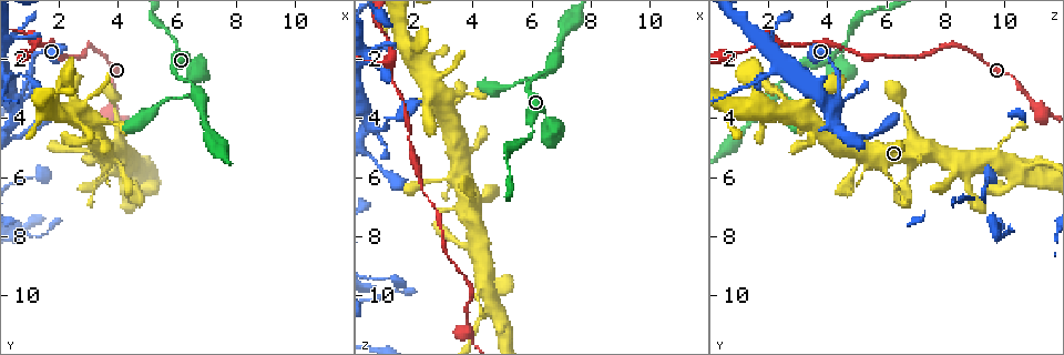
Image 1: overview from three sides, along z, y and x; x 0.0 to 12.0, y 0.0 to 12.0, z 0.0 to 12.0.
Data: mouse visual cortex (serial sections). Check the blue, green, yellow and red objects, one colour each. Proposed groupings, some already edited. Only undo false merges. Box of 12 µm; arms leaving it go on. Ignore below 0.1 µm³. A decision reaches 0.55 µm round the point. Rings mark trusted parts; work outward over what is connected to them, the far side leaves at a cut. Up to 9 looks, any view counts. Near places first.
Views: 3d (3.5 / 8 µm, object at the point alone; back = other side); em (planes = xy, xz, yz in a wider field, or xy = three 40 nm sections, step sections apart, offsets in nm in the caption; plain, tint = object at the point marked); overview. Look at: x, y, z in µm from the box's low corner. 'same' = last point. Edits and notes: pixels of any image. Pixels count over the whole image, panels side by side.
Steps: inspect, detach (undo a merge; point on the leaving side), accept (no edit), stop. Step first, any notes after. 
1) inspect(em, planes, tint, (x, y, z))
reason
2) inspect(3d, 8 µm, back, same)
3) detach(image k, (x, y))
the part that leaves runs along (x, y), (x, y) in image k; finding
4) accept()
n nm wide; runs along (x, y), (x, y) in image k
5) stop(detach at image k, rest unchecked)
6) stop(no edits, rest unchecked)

inspect(3d, 3.5 µm, (6.6, 3.0, 2.3))
abrupt turn

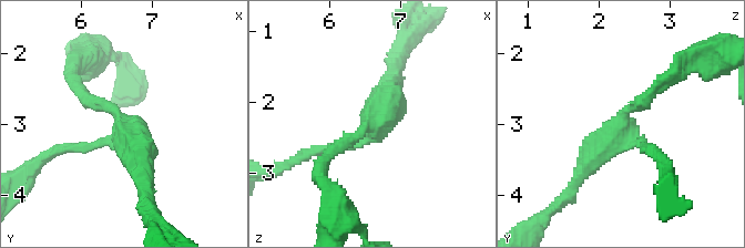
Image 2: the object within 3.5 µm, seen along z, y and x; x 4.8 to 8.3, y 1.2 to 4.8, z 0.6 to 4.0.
inspect(em, xy, step 1, tint, (6.55, 3.05, 2.35))
3 arms; arms of 150, 200, 300 nm; need the tissue

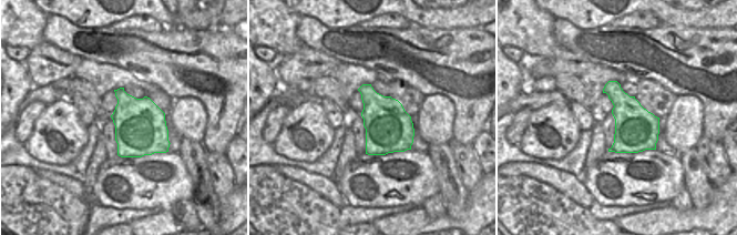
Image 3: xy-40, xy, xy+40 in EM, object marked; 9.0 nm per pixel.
accept()
runs along (657, 86), (623, 116), (575, 185) in image 2; continuous, no second cell

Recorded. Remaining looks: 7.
inspect(3d, 8 µm, (1.8, 3.4, 1.8))

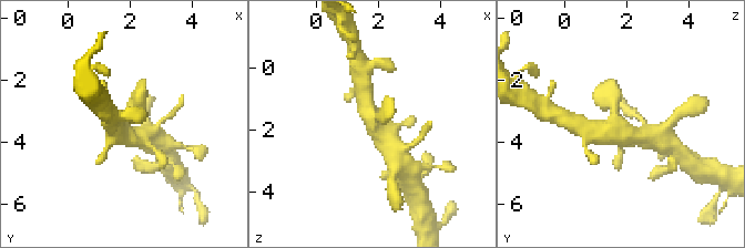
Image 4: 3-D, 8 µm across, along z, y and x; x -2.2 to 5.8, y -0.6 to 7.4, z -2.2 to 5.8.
inspect(3d, 3.5 µm, (1.7, 3.5, 1.7))
zoom in

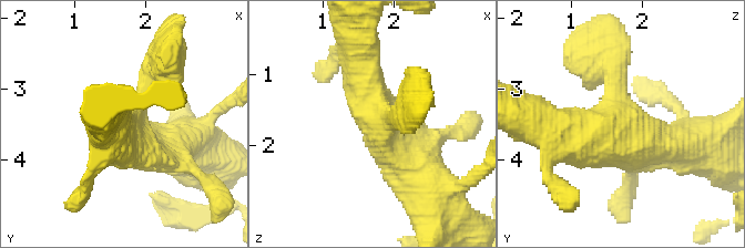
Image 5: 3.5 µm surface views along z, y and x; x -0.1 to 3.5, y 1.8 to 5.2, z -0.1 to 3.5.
inspect(em, xy, step 1, tint, (1.75, 3.45, 1.70))
3 arms; arms of 200, 500, 600 nm; need the tissue

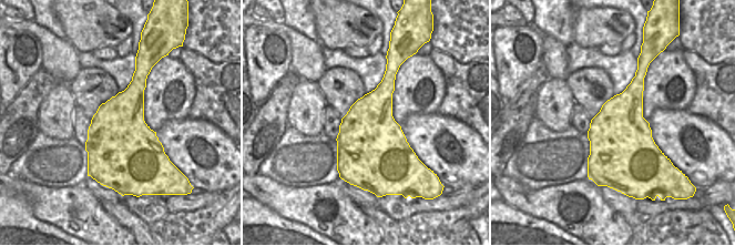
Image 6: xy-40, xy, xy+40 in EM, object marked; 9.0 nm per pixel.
accept()
one cell here

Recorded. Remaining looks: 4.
inspect(3d, 8 µm, (2.3, 1.9, 6.0))
thick turns thin

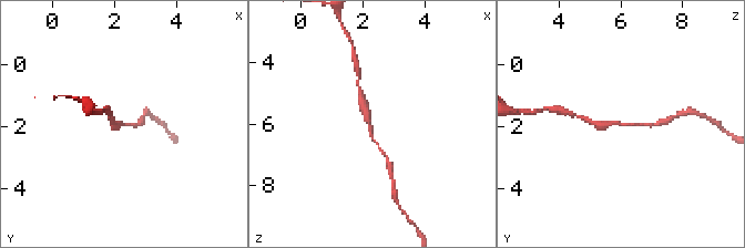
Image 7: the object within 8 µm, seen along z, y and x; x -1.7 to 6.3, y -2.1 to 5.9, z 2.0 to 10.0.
inspect(3d, 3.5 µm, (2.2, 2.0, 5.9))

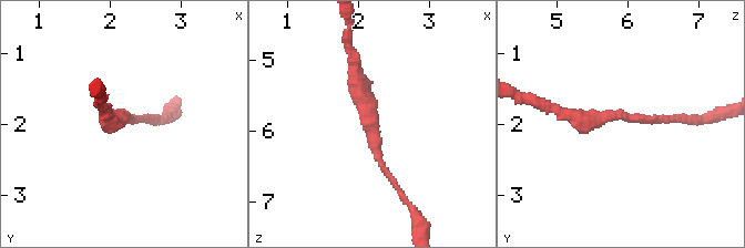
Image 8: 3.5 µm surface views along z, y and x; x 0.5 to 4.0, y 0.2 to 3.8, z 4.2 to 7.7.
inspect(em, xy, step 1, tint, (2.15, 1.90, 6.00))
arms of 100, 250 nm; now the EM

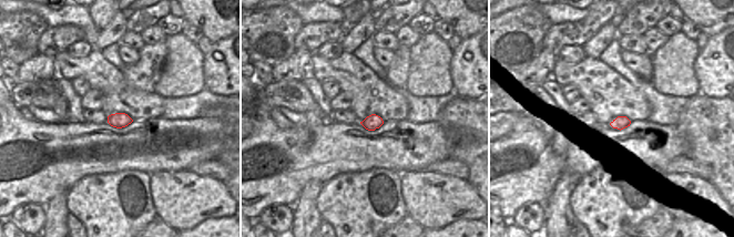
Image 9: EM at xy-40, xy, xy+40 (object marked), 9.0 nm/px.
accept()
130 nm wide; runs along (401, 195), (381, 166), (350, 61) in image 8; continuous, no second cell

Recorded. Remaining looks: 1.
stop(no edits, rest unchecked)

